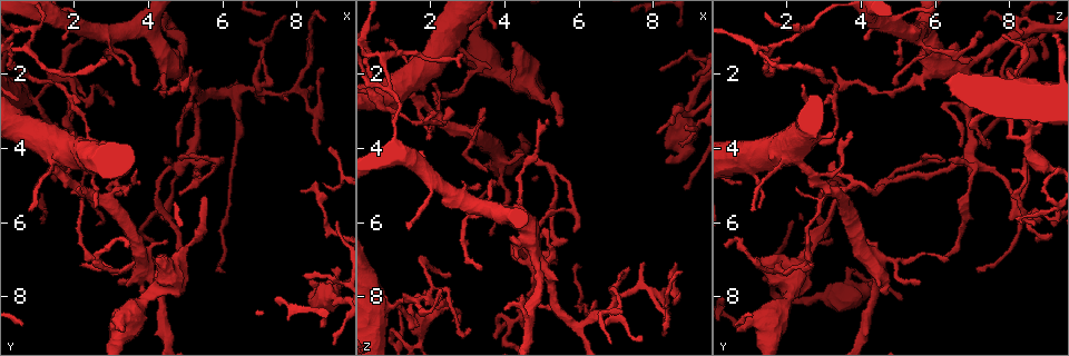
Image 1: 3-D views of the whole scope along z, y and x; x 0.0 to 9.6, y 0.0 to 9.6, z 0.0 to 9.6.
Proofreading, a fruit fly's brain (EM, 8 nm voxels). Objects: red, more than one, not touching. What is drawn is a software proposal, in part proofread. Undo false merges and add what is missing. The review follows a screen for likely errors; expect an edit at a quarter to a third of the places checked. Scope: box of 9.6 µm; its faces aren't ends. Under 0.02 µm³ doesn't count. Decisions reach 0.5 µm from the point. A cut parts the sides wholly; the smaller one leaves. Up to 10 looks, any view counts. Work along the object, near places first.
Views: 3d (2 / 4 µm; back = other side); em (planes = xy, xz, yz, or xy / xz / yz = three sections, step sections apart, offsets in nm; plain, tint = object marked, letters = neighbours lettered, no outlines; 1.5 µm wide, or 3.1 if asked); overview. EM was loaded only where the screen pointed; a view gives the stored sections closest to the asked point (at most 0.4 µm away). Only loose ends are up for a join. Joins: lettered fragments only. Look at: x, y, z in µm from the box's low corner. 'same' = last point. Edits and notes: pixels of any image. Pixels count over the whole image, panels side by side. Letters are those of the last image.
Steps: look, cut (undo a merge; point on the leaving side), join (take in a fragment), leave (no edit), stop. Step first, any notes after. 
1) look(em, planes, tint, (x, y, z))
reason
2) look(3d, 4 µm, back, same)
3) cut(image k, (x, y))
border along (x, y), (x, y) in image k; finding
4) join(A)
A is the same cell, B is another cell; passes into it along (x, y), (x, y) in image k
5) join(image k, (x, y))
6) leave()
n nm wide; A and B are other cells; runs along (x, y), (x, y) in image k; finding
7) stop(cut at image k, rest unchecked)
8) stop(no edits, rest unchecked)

look(em, planes, letters, (8.40, 7.60, 4.40))
an open end

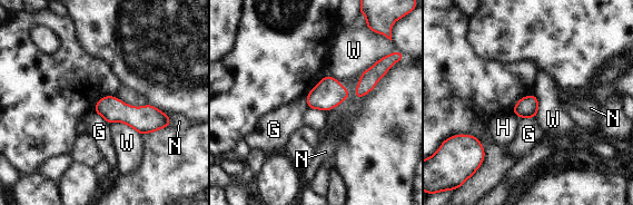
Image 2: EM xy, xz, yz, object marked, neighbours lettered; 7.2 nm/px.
leave()
G, H, N and W are other cells; border along (108, 124), (125, 123), (141, 136) in image 2; none of them fits

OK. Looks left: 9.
look(3d, 2 µm, (5.45, 5.40, 3.40))
branch stops here

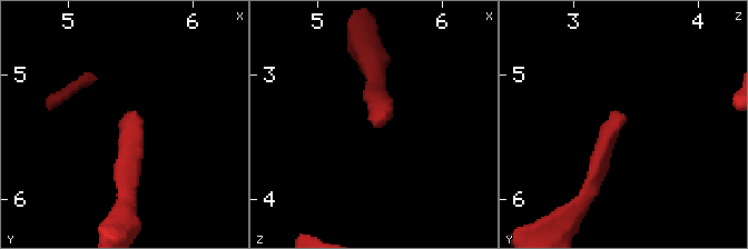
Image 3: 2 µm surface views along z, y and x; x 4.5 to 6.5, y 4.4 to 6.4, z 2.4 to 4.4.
look(em, planes, letters, (5.44, 5.34, 3.44))
shape alone is not enough

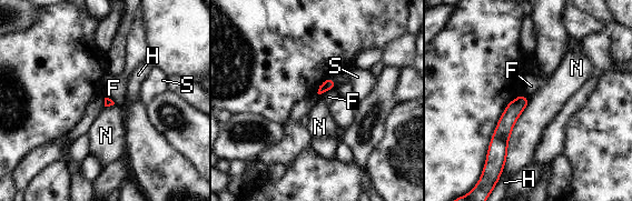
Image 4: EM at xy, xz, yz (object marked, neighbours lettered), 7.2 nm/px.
leave()
N touches over 550 nm; F, H, N and S are other cells; no lettered fragment goes on from it

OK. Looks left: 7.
look(3d, 4 µm, back, (4.15, 6.95, 1.20))
stops while still wide

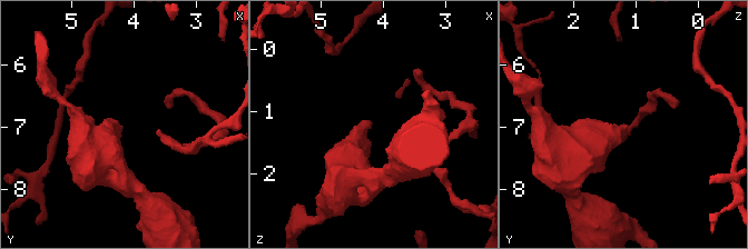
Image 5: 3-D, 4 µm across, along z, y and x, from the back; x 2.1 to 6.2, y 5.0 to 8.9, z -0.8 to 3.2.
look(em, planes, letters, (4.15, 7.00, 1.20))
shape alone is not enough

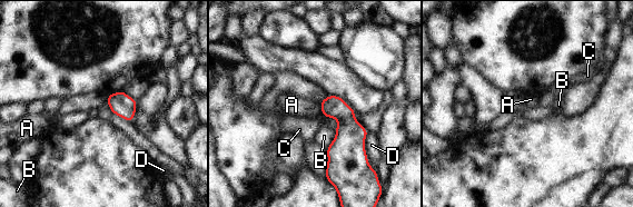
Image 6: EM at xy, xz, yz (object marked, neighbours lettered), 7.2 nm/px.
leave()
A, B, C and D are other cells; border along (318, 104), (322, 114) in image 6; none of them fits

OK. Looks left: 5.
look(em, xz, step 4, letters, (2.00, 3.60, 3.85))
tapers out

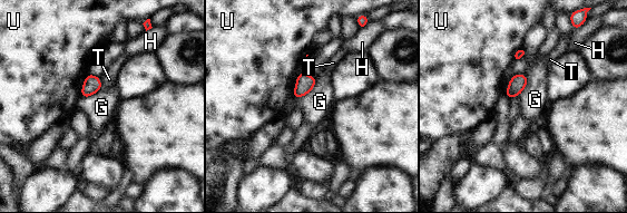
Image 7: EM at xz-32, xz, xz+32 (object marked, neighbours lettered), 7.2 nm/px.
leave()
G, H, T and U are other cells; border along (316, 81), (306, 94), (294, 99) in image 7; no lettered fragment goes on from it

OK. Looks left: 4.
stop(no edits, rest unchecked)

